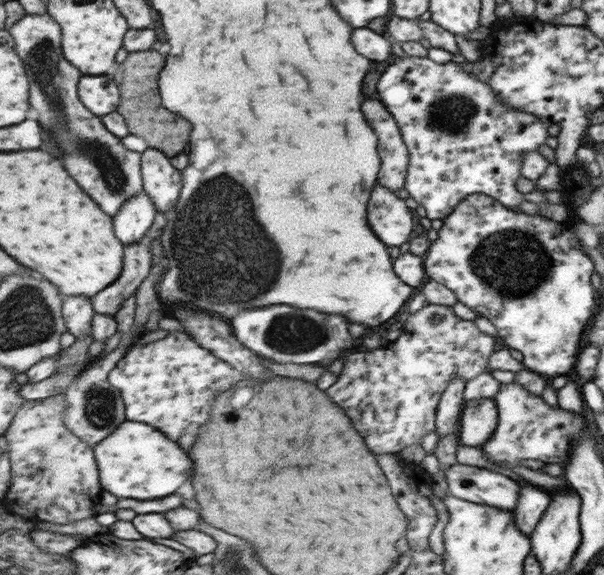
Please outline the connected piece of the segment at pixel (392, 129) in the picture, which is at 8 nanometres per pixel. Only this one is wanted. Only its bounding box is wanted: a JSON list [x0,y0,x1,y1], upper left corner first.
[365,100,408,191]

